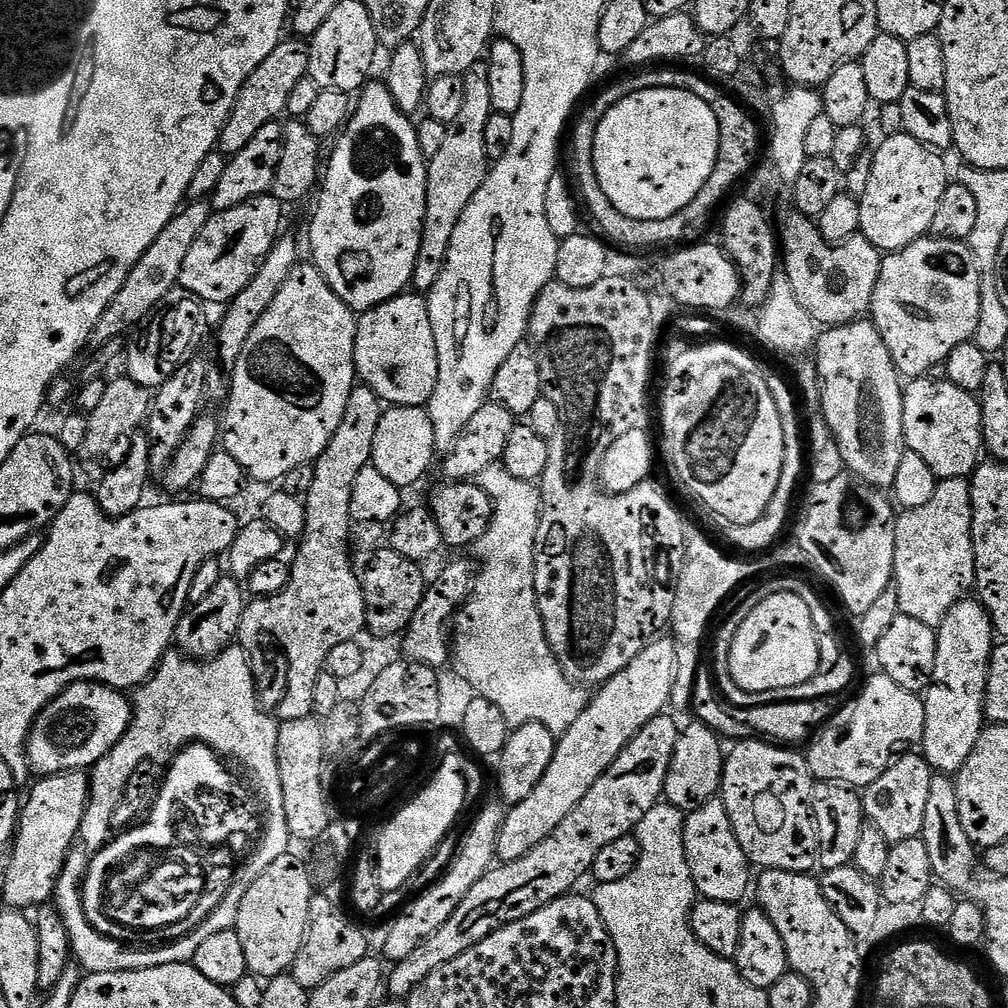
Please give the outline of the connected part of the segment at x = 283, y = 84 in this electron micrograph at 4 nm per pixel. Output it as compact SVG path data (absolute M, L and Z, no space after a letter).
M300 38L288 39L281 39L274 54L270 54L270 58L266 58L266 62L262 62L262 66L258 66L250 78L246 78L240 97L236 100L236 109L220 132L218 148L224 151L225 157L238 154L238 150L242 150L242 146L246 146L246 142L250 142L250 138L254 138L254 134L266 126L266 122L280 120L287 113L287 102L294 86L308 76L309 45Z

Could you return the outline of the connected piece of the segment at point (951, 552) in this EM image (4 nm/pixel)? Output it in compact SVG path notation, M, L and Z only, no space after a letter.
M967 479L940 480L934 490L934 498L926 506L909 508L895 517L894 566L892 578L898 594L901 616L918 618L926 626L939 629L942 618L973 591L976 582L976 559L972 541L972 486Z

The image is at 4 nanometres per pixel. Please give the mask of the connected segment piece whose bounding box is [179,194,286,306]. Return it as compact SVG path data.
M269 194L250 198L250 202L234 206L234 210L213 214L206 222L202 234L198 234L194 246L190 246L190 254L186 254L179 287L192 292L201 302L227 305L235 296L242 294L242 290L246 290L280 239L280 223L284 220L284 212L285 205Z

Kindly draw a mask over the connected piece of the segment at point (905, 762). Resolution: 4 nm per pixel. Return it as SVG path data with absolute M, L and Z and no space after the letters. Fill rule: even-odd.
M905 754L896 761L873 784L863 789L864 815L867 823L878 826L882 838L890 845L906 842L920 836L926 822L926 801L930 794L930 782L933 778L932 767L925 762L923 755Z

